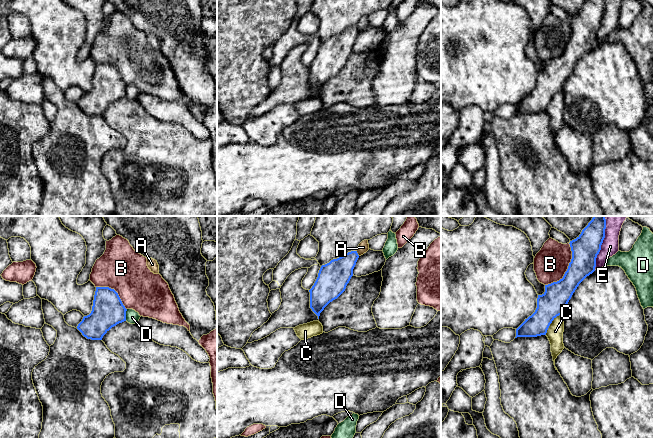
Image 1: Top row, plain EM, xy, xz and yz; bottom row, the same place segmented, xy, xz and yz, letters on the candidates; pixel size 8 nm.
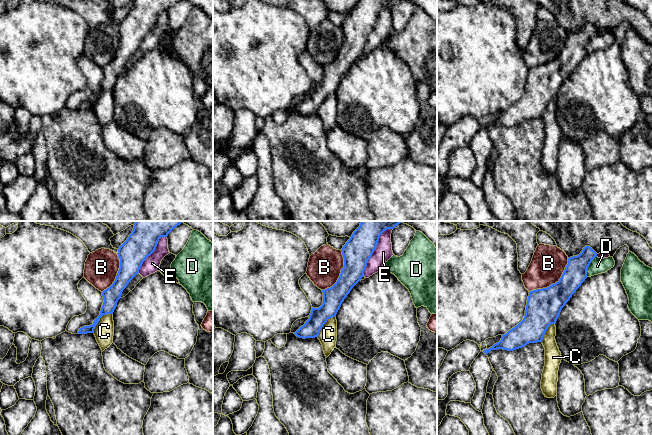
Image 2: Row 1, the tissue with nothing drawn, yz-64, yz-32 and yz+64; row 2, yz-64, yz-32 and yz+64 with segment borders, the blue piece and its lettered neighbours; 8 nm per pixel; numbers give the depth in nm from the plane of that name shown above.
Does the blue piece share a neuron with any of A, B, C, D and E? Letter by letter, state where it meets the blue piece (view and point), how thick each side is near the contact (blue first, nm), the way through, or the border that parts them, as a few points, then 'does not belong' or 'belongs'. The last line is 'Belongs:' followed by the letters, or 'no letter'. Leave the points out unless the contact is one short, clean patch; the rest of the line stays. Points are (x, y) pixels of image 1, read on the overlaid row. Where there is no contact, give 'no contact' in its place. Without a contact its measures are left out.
A: meets blue in xz at (357, 253); 240 nm thick on the blue side, 90 nm on the other; does not belong
B: meets blue in yz at (567, 269); 220 nm thick on the blue side, 280 nm on the other; does not belong
C: meets blue in yz at (551, 322); 220 nm thick on the blue side, 130 nm on the other; border along yz (561, 314), (552, 321), (545, 334); does not belong
D: meets blue in xy at (125, 315); 260 nm thick on the blue side, 110 nm on the other; does not belong
E: meets blue in yz at (602, 242); 220 nm thick on the blue side, 160 nm on the other; does not belong
Belongs: no letter

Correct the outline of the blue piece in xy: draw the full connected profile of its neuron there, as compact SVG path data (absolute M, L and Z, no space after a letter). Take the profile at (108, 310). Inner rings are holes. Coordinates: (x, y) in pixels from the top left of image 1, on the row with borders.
M96 287L92 311L83 317L77 329L87 339L102 340L112 327L126 321L126 311L114 289Z

